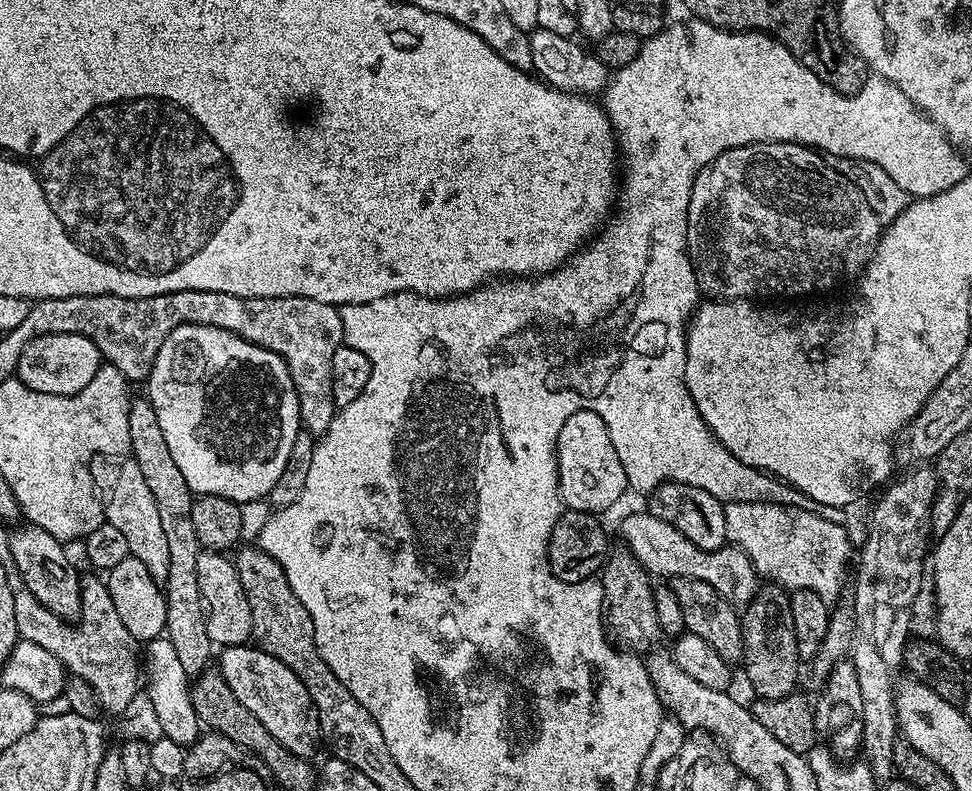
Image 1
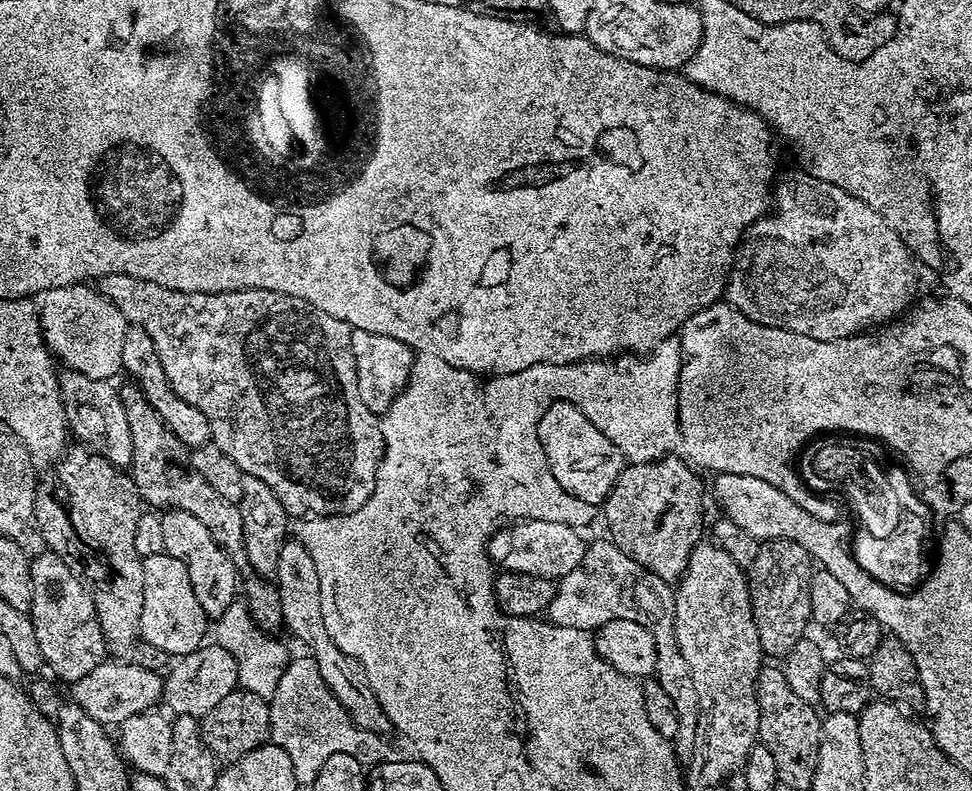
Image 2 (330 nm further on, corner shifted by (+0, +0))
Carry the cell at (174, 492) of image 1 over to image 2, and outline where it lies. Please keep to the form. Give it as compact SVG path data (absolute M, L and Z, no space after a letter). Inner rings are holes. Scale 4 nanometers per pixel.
M129 327L122 338L122 369L128 372L127 379L139 388L146 402L154 409L160 421L172 433L172 439L177 445L185 444L188 450L203 448L212 439L212 431L208 426L208 420L197 408L182 402L173 395L166 382L166 376L162 370L162 364L158 362L158 354L154 350L154 342L150 342L150 336L140 328Z

